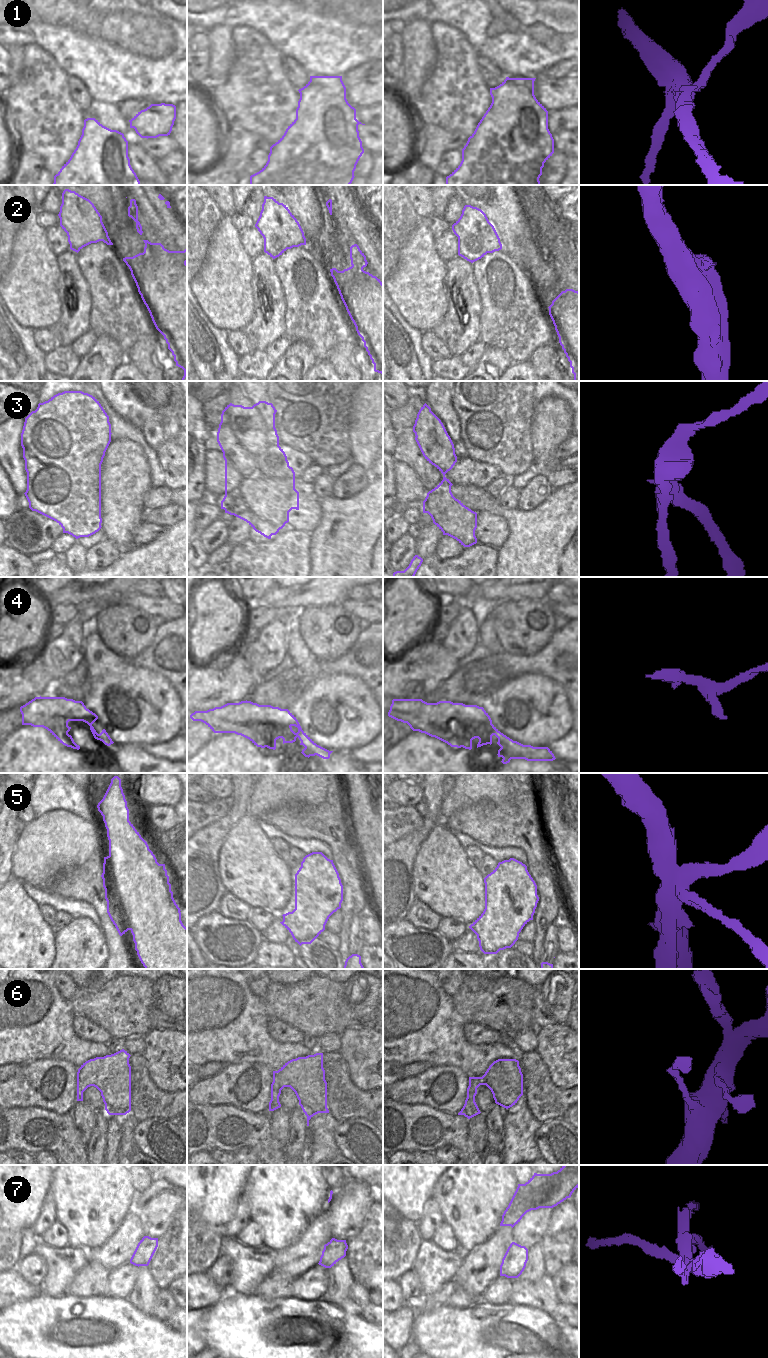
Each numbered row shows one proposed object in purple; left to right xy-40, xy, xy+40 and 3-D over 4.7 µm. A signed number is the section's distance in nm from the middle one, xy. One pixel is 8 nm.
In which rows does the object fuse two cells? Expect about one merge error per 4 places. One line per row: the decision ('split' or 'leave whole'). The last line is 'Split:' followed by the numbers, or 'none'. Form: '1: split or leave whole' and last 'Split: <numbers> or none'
1: split
2: split
3: split
4: leave whole
5: split
6: leave whole
7: leave whole
Split: 1, 2, 3, 5

